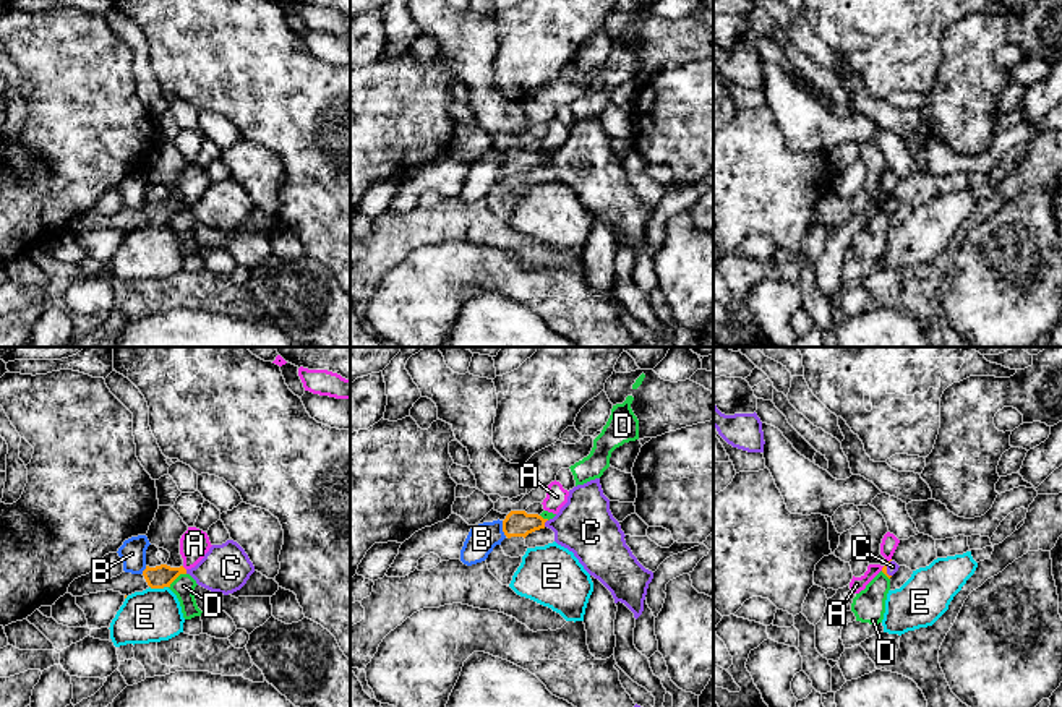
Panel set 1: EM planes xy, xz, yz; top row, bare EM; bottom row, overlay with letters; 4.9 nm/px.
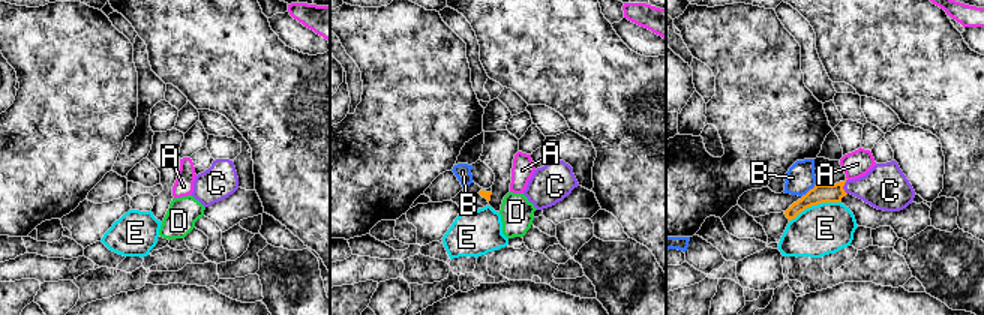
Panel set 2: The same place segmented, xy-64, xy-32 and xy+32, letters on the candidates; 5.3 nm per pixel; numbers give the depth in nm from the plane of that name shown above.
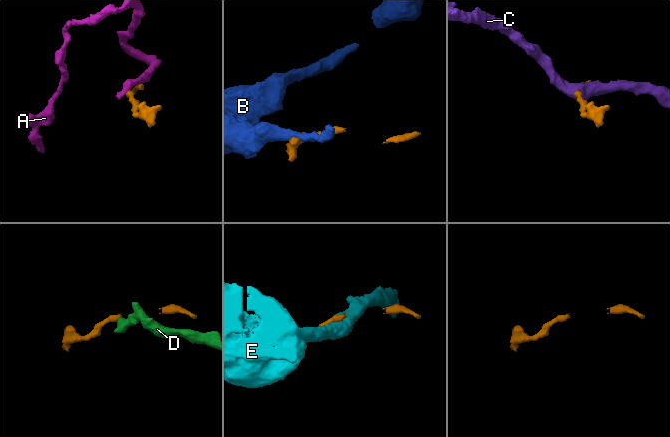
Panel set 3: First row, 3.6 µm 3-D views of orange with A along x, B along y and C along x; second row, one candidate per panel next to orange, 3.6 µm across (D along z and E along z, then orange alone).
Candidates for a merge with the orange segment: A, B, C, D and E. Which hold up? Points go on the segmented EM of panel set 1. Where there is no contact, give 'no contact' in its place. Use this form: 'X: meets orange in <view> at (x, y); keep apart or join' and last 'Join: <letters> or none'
A: meets orange in xy at (184, 568); keep apart
B: meets orange in xz at (503, 529); keep apart
C: meets orange in xz at (545, 521); join
D: meets orange in xy at (175, 578); keep apart
E: meets orange in xy at (159, 587); keep apart
Join: C

